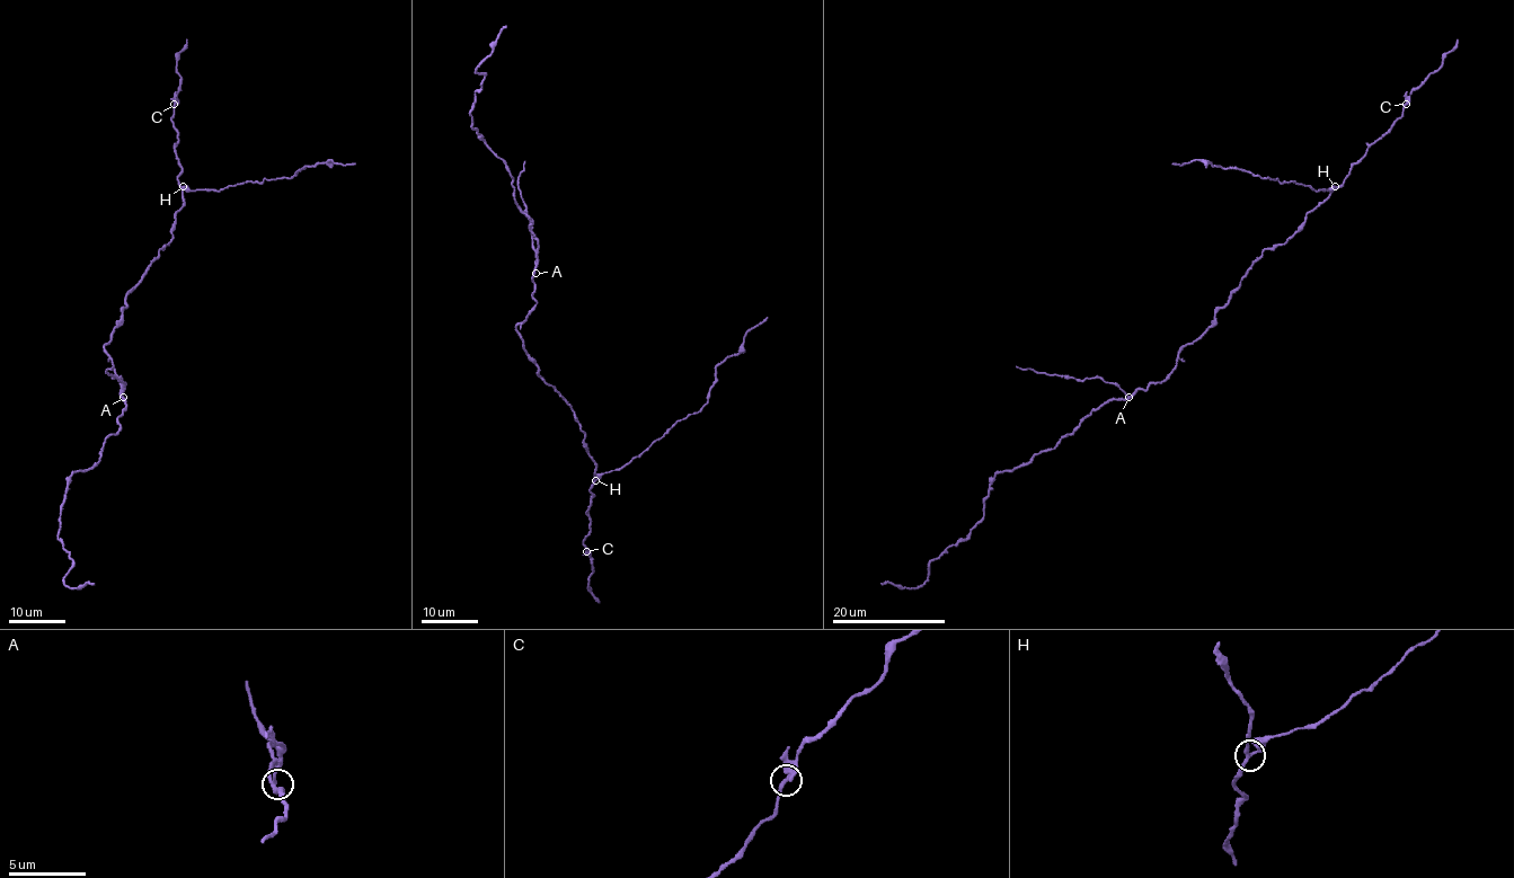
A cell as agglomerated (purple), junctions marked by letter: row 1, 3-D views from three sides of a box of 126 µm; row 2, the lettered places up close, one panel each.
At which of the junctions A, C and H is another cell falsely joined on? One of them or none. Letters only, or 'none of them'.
H

